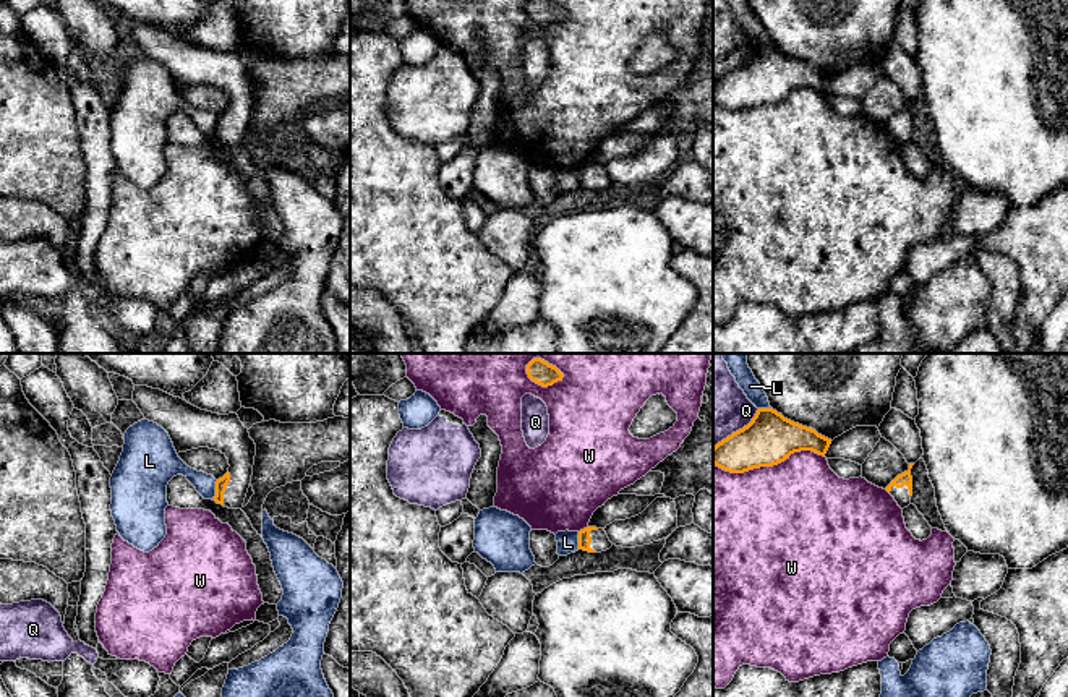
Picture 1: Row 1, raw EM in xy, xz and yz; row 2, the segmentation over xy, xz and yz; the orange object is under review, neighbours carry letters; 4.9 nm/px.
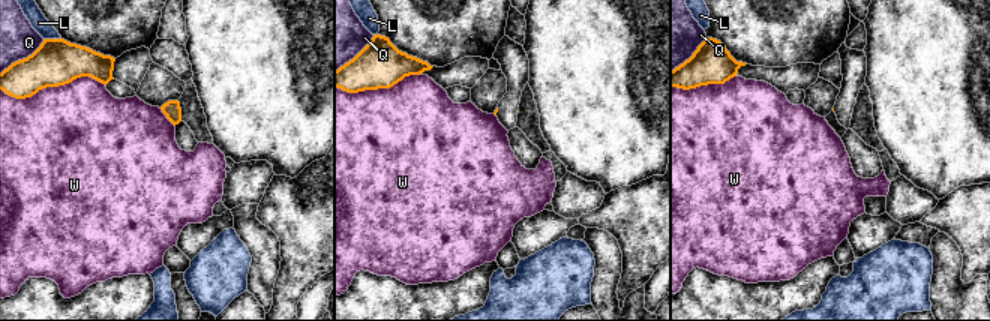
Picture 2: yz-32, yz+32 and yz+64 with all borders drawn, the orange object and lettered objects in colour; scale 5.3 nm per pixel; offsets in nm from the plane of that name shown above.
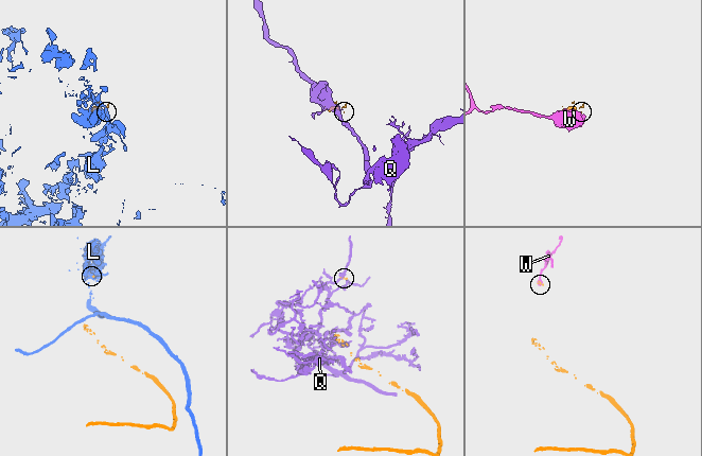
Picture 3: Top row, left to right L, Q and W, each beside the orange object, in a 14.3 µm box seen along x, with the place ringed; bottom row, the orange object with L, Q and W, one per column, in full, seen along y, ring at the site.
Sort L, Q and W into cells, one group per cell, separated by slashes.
L / Q / W

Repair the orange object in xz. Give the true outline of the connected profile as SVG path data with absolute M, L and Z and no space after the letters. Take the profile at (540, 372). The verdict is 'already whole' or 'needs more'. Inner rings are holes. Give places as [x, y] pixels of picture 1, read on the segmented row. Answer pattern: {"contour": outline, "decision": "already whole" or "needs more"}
{"contour": "M533 358L527 365L527 374L533 383L543 387L553 386L564 378L564 374L556 366L549 365L541 358Z", "decision": "already whole"}

